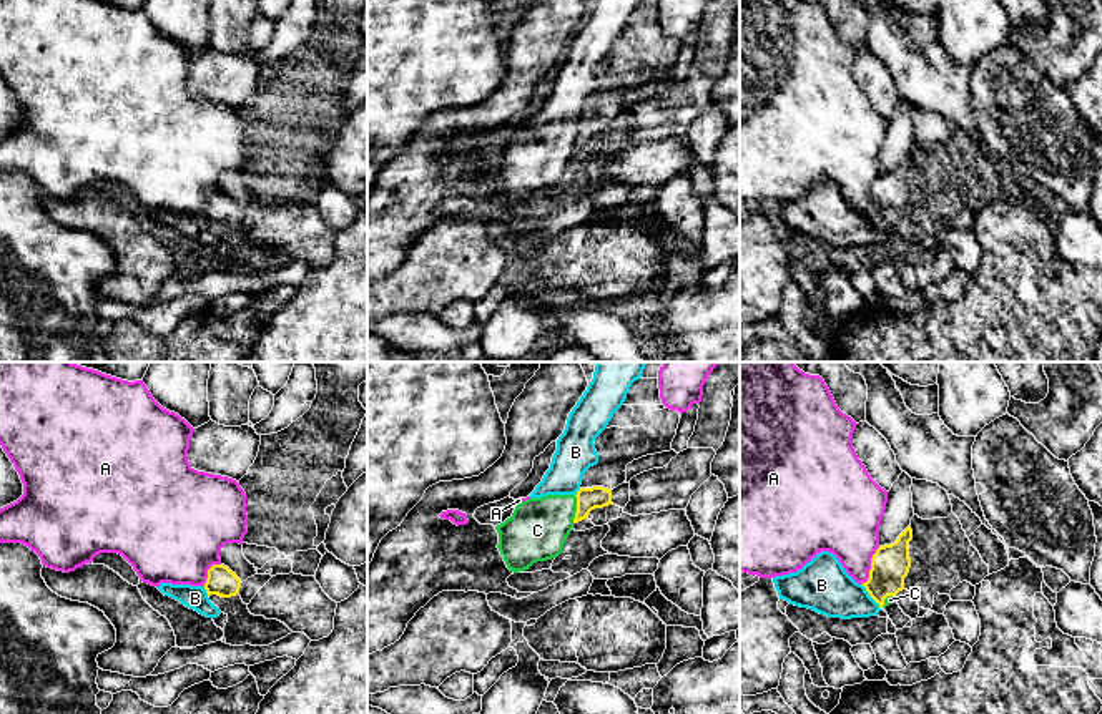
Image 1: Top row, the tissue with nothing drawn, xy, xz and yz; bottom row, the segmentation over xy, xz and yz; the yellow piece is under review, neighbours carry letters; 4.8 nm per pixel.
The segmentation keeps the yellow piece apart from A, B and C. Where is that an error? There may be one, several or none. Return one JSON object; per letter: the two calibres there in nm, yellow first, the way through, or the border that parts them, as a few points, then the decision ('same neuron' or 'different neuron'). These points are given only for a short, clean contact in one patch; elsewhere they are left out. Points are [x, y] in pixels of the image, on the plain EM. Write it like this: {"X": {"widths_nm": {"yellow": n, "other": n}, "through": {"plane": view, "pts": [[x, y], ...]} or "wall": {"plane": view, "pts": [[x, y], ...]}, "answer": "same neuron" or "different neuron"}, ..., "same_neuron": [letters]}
{"A": {"widths_nm": {"yellow": 190, "other": 320}, "answer": "different neuron"}, "B": {"widths_nm": {"yellow": 190, "other": 260}, "wall": {"plane": "yz", "pts": [[861, 213], [881, 236]]}, "answer": "different neuron"}, "C": {"widths_nm": {"yellow": 110, "other": 300}, "answer": "different neuron"}, "same_neuron": []}

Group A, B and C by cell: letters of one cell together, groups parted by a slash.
A / B C

